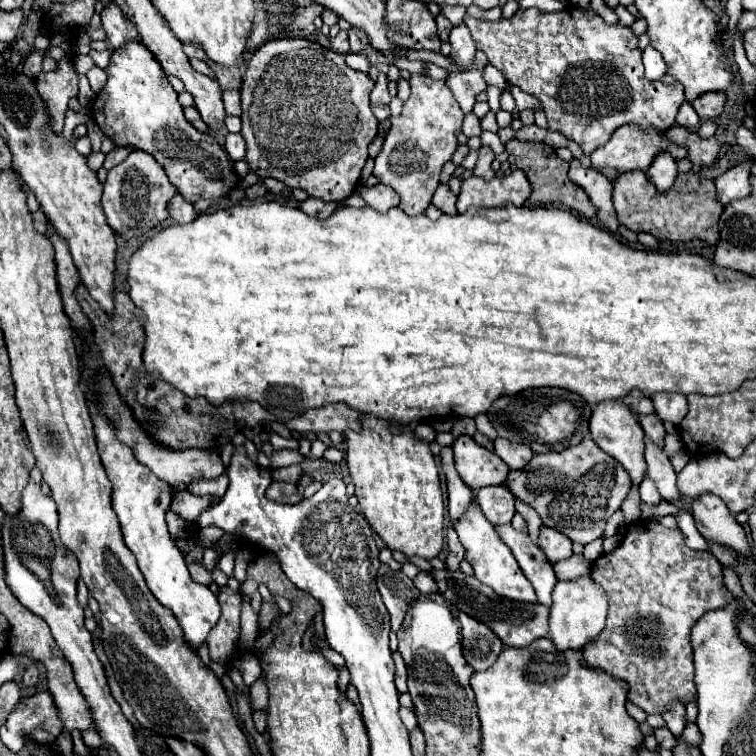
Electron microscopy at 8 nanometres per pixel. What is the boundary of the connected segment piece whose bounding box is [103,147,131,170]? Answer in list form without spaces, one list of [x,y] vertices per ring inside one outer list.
[[[116,147],[114,150],[106,155],[103,167],[106,170],[111,170],[113,166],[117,166],[119,162],[123,162],[127,158],[127,154],[131,152],[131,148]]]

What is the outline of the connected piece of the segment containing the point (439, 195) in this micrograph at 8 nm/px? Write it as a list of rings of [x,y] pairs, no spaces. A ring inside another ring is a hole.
[[[441,184],[441,186],[435,190],[433,200],[431,200],[431,204],[437,206],[437,208],[439,208],[441,212],[445,212],[445,214],[457,214],[455,202],[457,202],[457,196],[455,196],[455,194],[449,190],[449,186],[445,186],[445,184]]]

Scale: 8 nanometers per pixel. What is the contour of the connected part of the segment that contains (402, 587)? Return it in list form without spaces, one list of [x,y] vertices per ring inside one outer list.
[[[387,564],[379,566],[377,588],[379,588],[383,602],[391,614],[391,630],[397,632],[405,618],[409,604],[413,604],[413,600],[417,600],[419,592],[413,586],[411,578],[407,578],[403,572],[391,570]]]

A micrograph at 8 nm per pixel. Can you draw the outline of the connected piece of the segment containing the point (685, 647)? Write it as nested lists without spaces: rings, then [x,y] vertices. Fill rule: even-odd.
[[[639,520],[627,528],[623,542],[609,556],[599,556],[593,562],[591,580],[607,592],[609,616],[605,630],[583,646],[585,662],[613,678],[625,680],[629,684],[627,698],[647,714],[661,714],[673,698],[679,698],[683,704],[695,700],[691,628],[705,612],[725,608],[735,600],[725,588],[723,568],[717,558],[709,552],[691,550],[679,528],[671,530],[655,520]]]

